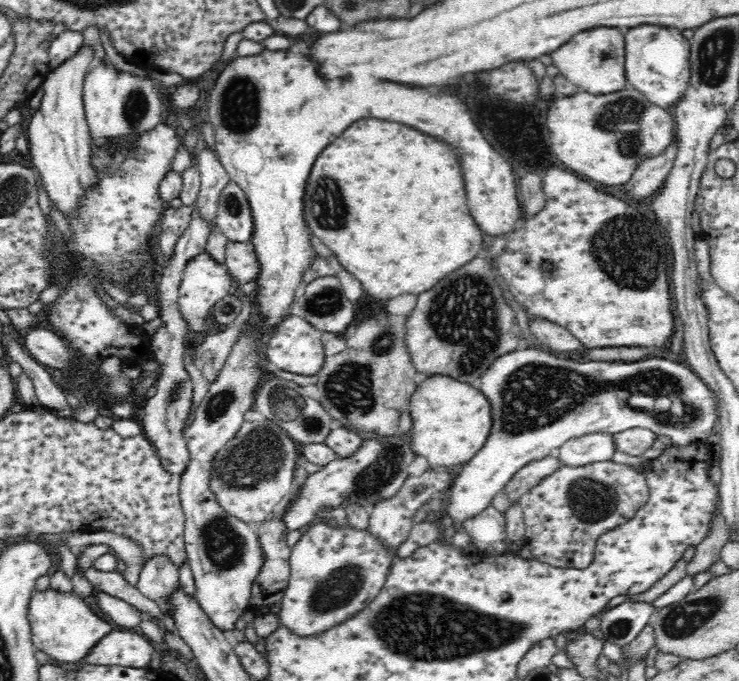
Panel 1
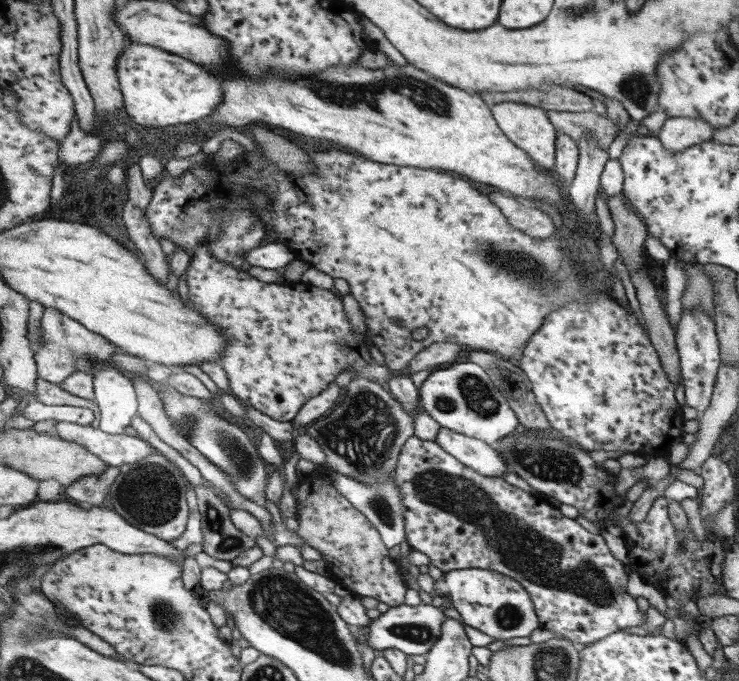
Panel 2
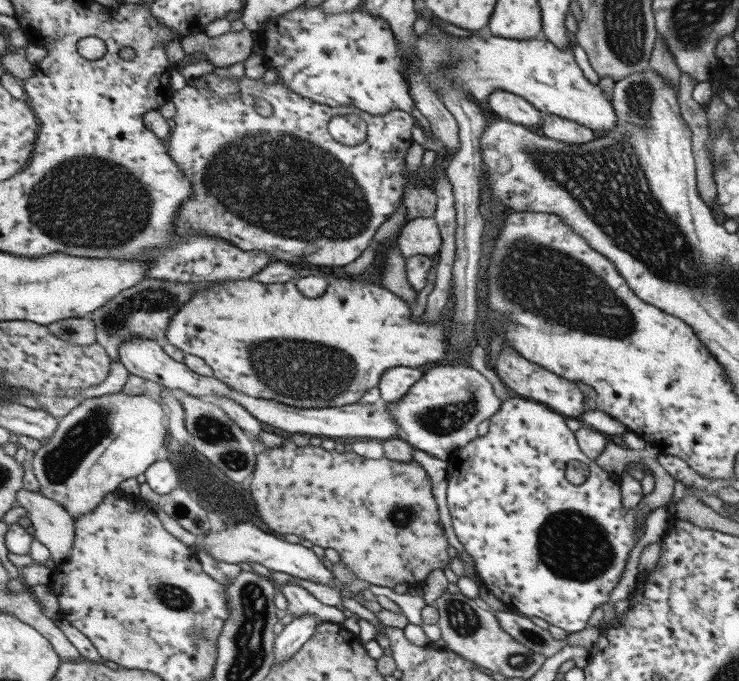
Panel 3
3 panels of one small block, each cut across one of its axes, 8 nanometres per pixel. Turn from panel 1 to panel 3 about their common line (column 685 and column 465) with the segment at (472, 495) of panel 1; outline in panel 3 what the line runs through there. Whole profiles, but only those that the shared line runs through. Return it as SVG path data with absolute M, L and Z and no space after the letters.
M467 363L455 366L435 366L413 385L403 401L384 404L403 431L403 439L418 450L450 461L459 450L475 441L479 424L490 421L504 406L487 376Z

